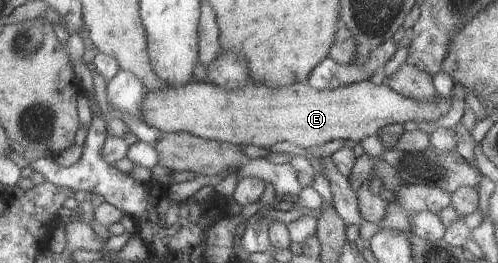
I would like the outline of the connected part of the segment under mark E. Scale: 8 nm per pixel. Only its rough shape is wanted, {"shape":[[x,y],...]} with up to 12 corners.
{"shape":[[210,82],[147,91],[142,120],[263,149],[433,123],[452,94]]}

